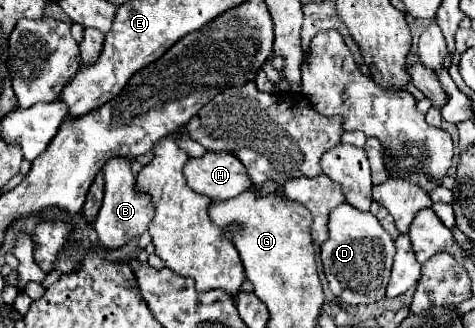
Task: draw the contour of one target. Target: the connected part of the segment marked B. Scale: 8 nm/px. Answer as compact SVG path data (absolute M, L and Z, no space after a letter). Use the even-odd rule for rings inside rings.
M116 157L114 161L108 161L104 167L104 179L106 179L104 203L98 213L98 219L94 221L94 229L98 231L100 245L106 251L116 251L116 249L122 249L124 245L128 245L132 239L140 237L148 229L148 225L154 217L154 209L150 209L150 199L134 189L136 179L134 179L134 175L130 171L130 163L126 159Z

